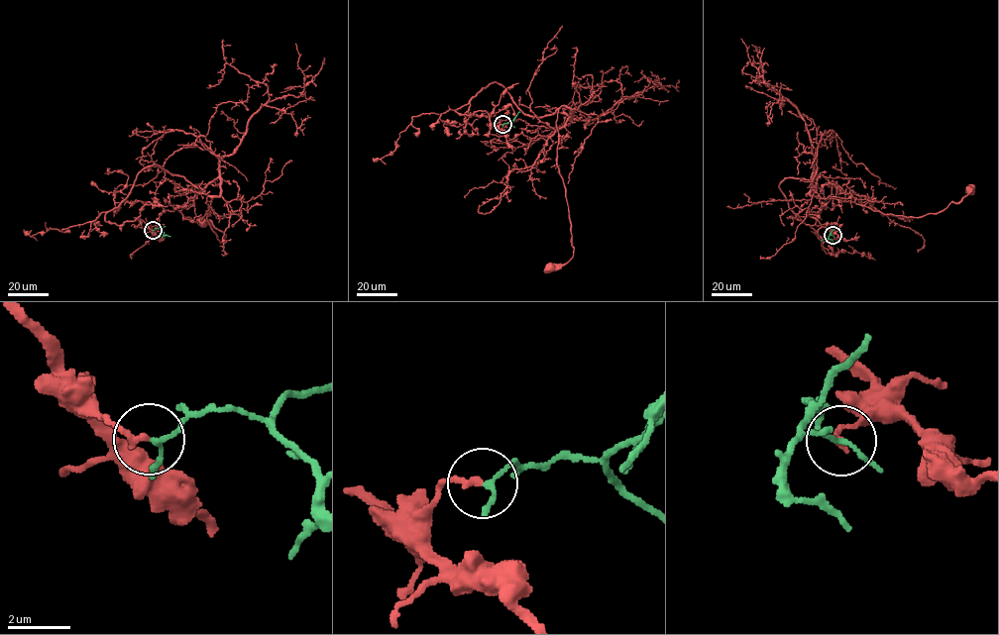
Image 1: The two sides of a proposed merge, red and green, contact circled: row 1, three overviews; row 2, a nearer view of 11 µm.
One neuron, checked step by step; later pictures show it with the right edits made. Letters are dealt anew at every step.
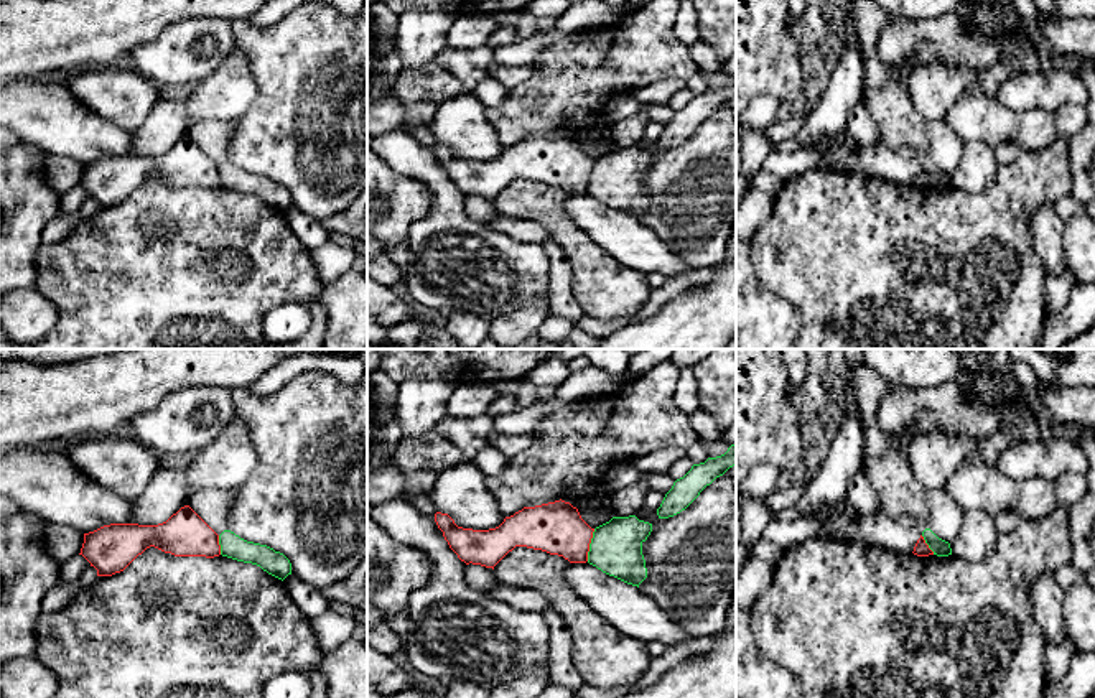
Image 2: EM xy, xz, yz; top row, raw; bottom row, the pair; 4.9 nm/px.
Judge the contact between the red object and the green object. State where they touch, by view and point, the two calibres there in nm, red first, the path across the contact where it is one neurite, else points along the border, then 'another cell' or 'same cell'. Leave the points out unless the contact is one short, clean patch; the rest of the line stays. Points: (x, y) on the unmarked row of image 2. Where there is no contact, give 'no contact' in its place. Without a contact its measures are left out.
xz (588, 176) | 260/260 nm | along xz (595, 160), (587, 191) | another cell

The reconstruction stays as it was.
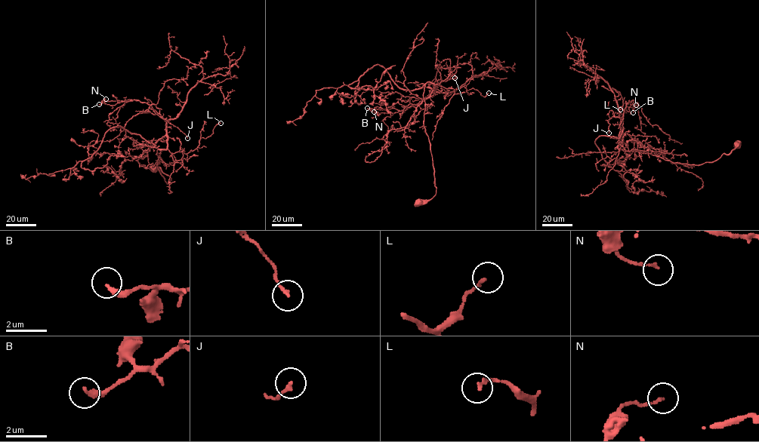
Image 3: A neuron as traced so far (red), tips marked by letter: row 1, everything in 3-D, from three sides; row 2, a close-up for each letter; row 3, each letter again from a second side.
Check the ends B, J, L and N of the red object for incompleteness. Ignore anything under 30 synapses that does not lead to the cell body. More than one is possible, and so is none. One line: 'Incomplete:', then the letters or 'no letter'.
Incomplete: no letter

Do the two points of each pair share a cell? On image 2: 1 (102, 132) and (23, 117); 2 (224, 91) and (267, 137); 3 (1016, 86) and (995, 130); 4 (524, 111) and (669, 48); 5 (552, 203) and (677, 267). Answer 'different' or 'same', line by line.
1: same
2: different
3: different
4: same
5: different

